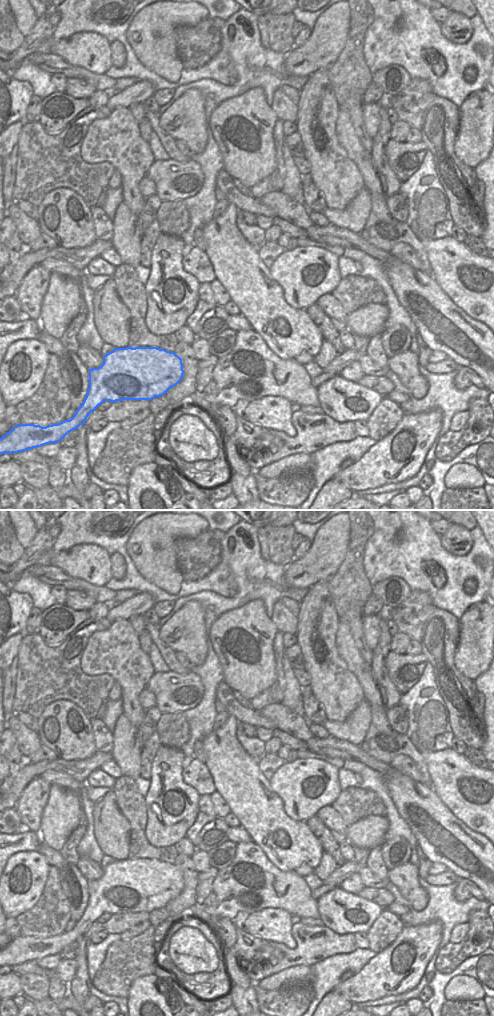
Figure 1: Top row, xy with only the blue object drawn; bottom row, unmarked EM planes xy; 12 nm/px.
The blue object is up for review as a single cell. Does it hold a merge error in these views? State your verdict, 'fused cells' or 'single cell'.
single cell

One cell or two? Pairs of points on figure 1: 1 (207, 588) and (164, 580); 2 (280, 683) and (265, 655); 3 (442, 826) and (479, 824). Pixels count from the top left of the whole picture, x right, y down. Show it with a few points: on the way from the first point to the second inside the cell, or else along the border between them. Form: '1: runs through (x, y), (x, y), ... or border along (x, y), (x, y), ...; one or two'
1: border along (183, 580), (175, 594), (169, 594), (159, 587); two
2: border along (274, 652), (276, 677), (275, 681), (268, 688); two
3: border along (449, 809), (468, 827), (483, 836); two

